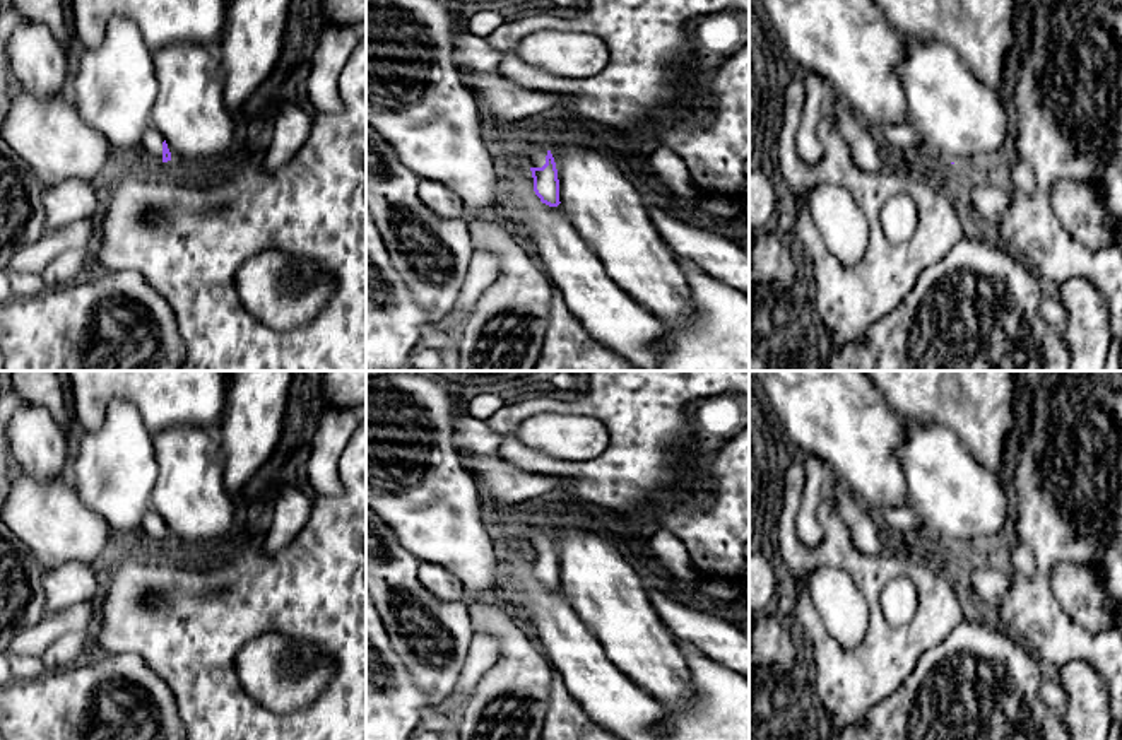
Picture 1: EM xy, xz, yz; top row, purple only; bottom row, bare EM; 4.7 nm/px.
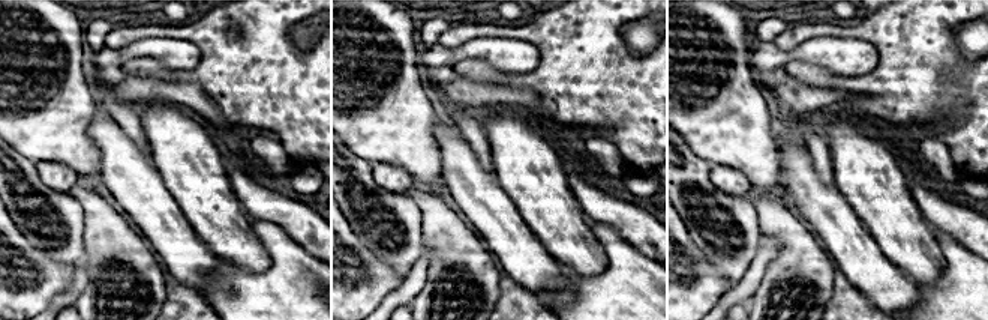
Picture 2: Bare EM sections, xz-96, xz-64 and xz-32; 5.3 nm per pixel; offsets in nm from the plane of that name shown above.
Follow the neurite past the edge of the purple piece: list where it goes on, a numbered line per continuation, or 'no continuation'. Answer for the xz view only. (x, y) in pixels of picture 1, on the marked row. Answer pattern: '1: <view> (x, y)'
1: xz (539, 149)

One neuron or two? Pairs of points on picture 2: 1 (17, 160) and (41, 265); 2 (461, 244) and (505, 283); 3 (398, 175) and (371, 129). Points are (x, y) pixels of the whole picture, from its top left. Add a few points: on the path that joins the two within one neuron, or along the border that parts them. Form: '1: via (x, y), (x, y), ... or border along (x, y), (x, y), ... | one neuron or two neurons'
1: border along (15, 223), (33, 245), (51, 251), (68, 265) | two neurons
2: border along (501, 272), (499, 298), (495, 304) | two neurons
3: border along (374, 163), (399, 166), (416, 182) | two neurons

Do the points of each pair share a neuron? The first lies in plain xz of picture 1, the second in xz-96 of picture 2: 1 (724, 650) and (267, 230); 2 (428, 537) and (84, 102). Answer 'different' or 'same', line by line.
1: different
2: same

